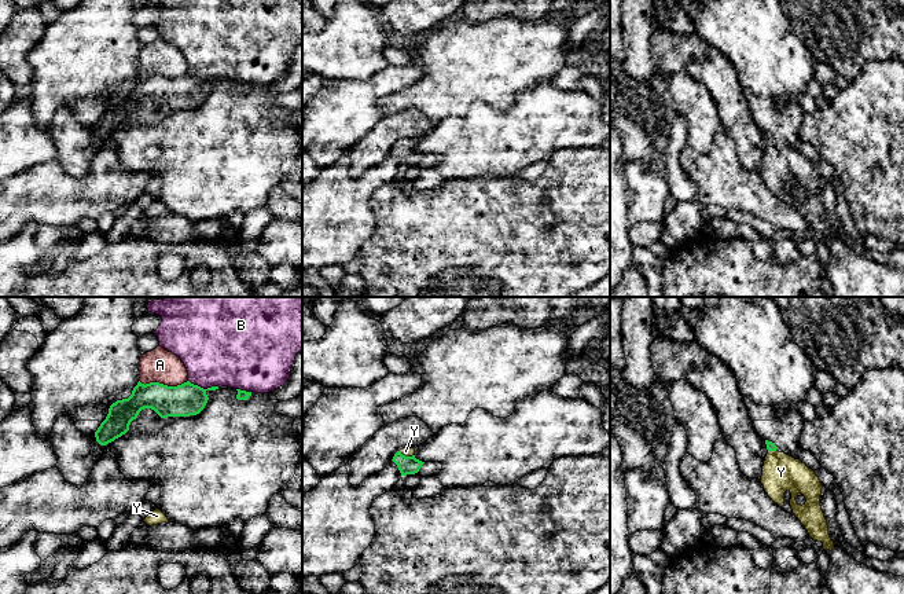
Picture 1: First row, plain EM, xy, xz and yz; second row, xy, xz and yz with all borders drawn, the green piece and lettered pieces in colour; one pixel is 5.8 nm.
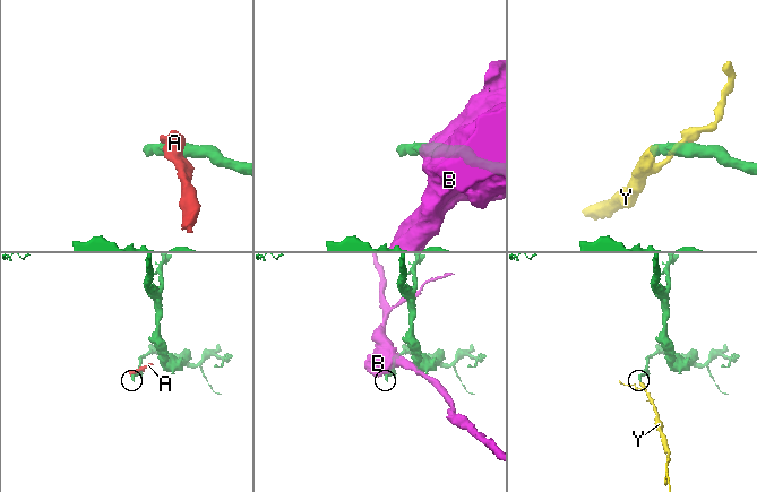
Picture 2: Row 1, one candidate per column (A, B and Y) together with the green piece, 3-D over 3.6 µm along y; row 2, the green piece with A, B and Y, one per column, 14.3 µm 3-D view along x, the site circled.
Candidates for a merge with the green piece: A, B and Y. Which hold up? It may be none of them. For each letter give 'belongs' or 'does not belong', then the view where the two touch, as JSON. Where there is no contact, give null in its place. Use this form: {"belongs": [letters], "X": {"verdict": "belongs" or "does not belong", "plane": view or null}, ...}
{"belongs": ["Y"], "A": {"verdict": "does not belong", "plane": "xy"}, "B": {"verdict": "does not belong", "plane": "xy"}, "Y": {"verdict": "belongs", "plane": "xz"}}

